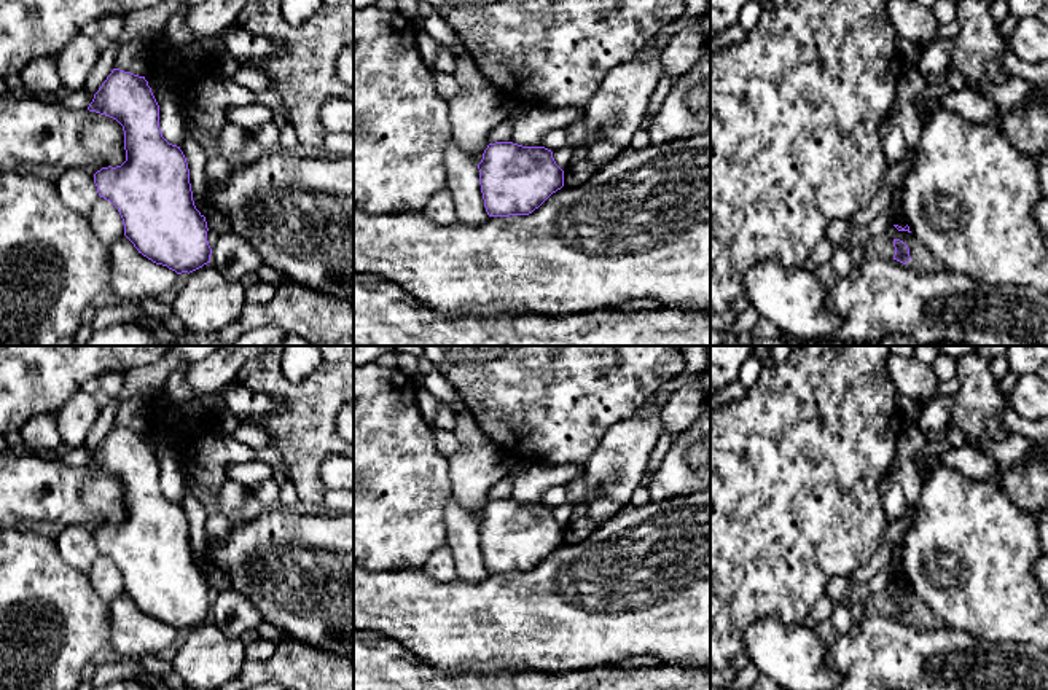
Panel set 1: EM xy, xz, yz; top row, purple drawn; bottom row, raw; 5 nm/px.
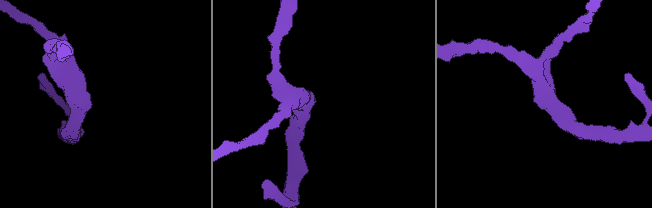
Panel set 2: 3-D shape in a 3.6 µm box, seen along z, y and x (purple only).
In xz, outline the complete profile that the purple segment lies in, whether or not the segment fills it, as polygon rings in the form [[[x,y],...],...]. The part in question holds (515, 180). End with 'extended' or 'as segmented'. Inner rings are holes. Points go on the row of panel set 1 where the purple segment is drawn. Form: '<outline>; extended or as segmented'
[[[489,143],[478,169],[489,217],[529,215],[564,186],[564,171],[545,147]]]; as segmented

